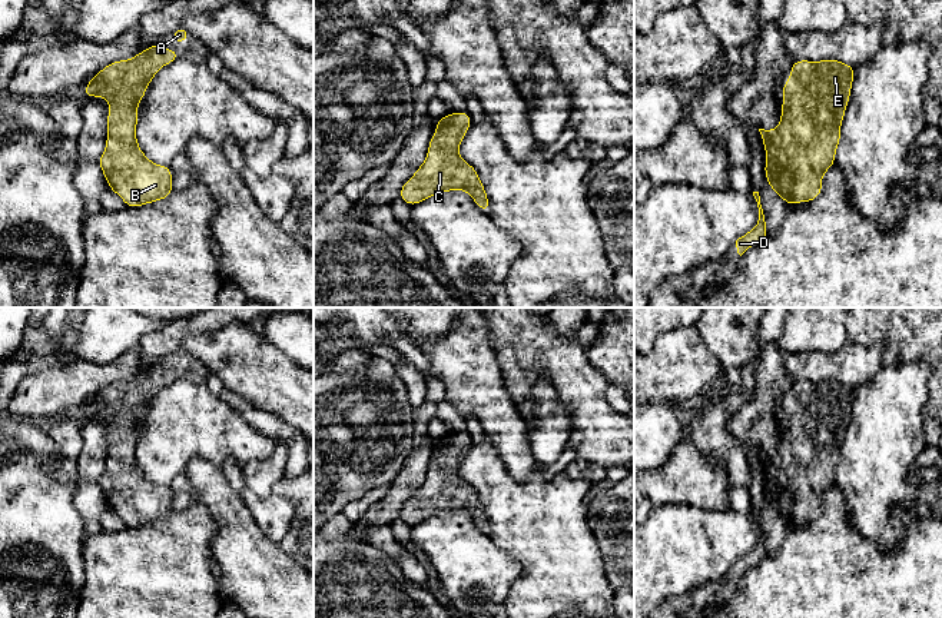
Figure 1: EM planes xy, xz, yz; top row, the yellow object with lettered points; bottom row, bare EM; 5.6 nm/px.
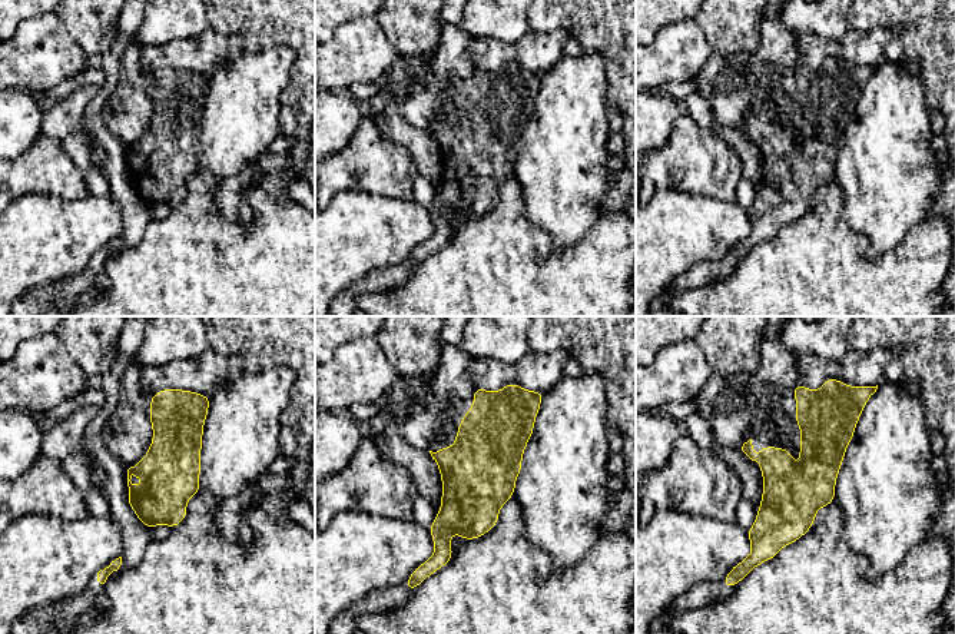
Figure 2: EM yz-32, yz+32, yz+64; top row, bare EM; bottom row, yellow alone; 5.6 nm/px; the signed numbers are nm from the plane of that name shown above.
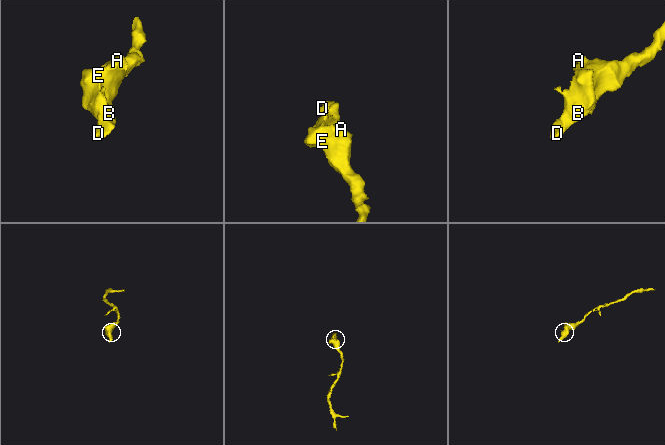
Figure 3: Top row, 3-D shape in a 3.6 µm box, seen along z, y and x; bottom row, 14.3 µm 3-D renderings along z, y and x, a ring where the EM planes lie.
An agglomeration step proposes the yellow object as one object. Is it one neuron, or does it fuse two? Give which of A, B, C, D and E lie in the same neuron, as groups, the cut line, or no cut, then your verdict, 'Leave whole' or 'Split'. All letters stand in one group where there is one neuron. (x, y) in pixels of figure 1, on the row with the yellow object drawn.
Groups: A B C D E. No split. Leave whole

